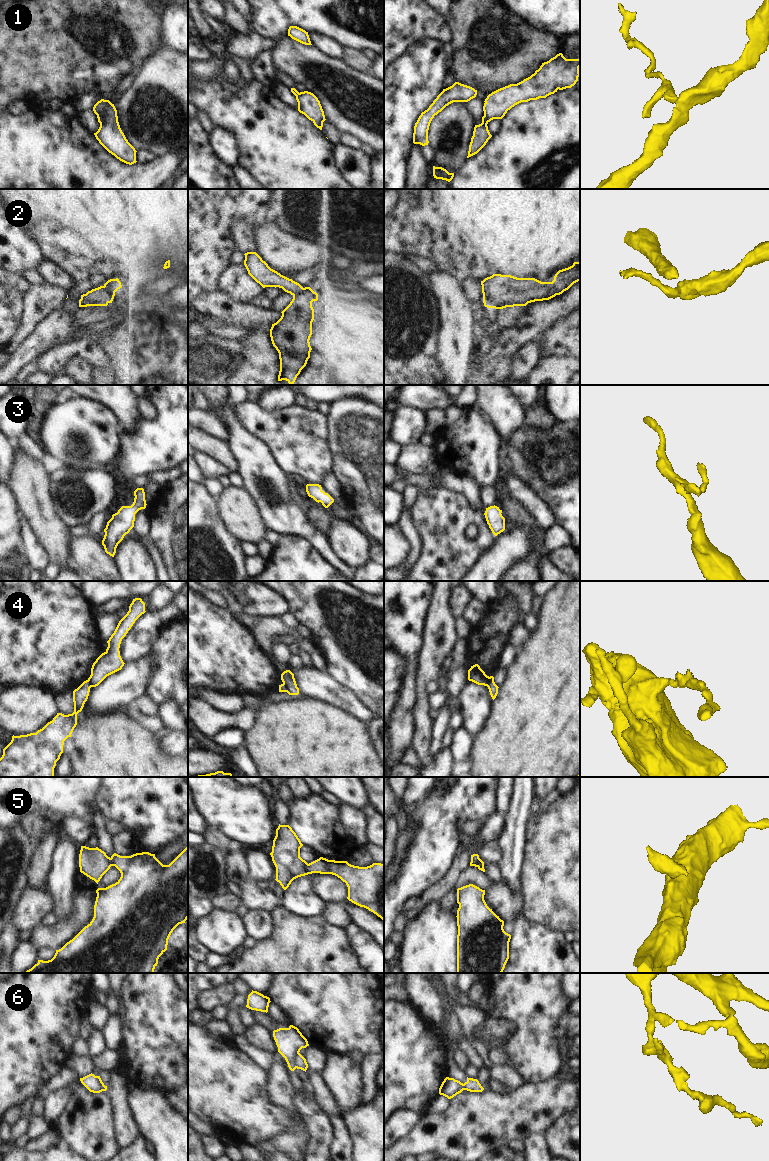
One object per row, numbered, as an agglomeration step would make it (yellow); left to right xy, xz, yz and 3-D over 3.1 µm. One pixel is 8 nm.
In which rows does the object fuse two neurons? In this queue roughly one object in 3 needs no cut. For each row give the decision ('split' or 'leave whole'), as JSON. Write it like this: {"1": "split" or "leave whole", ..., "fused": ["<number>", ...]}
{"1": "split", "2": "split", "3": "leave whole", "4": "split", "5": "split", "6": "split", "fused": ["1", "2", "4", "5", "6"]}

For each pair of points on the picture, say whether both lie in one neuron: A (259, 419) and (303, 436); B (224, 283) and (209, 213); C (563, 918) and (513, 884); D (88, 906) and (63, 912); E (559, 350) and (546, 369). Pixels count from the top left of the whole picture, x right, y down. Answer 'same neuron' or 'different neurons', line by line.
A: same neuron
B: different neurons
C: different neurons
D: different neurons
E: same neuron

